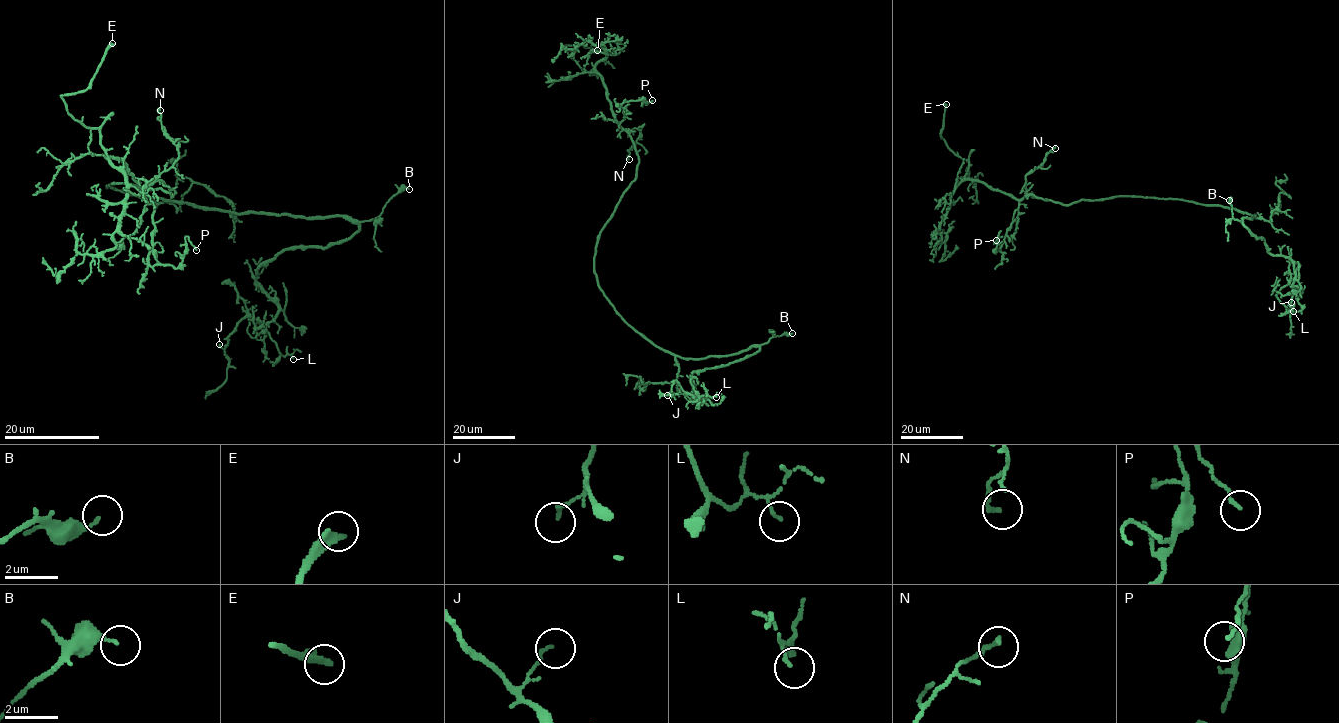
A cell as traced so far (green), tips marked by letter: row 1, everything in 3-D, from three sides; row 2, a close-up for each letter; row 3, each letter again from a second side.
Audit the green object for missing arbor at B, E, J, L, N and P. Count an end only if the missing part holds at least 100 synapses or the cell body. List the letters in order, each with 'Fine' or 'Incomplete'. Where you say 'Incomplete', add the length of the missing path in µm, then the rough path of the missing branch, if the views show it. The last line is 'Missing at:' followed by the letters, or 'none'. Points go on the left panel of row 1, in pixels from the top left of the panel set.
B: Fine
E: Incomplete. Missing length about 4 µm. Course of what is missing: (112, 43), (116, 37), (113, 32), (117, 30)
J: Fine
L: Fine
N: Fine
P: Fine
Missing at: E

